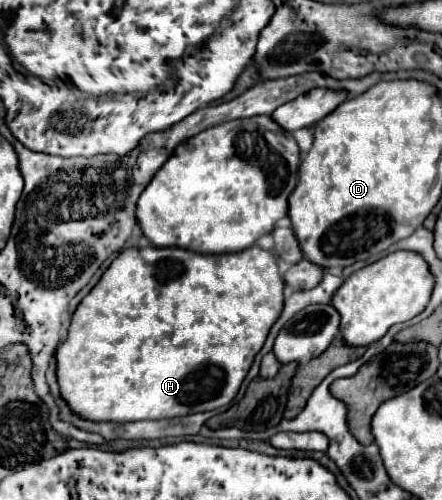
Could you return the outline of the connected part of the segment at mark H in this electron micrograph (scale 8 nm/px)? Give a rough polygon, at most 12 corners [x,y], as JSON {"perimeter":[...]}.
{"perimeter":[[124,249],[56,355],[84,419],[236,397],[276,255]]}

